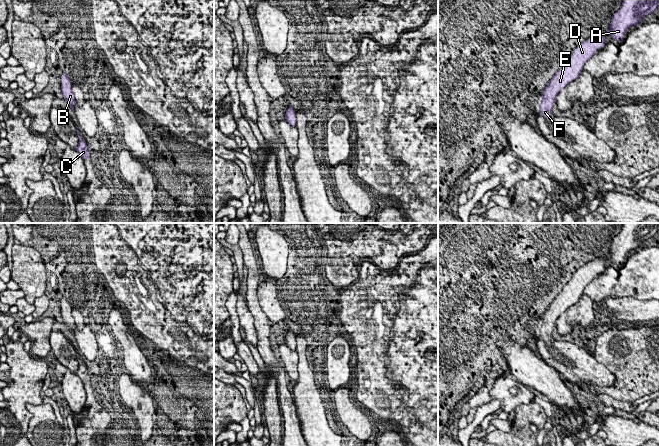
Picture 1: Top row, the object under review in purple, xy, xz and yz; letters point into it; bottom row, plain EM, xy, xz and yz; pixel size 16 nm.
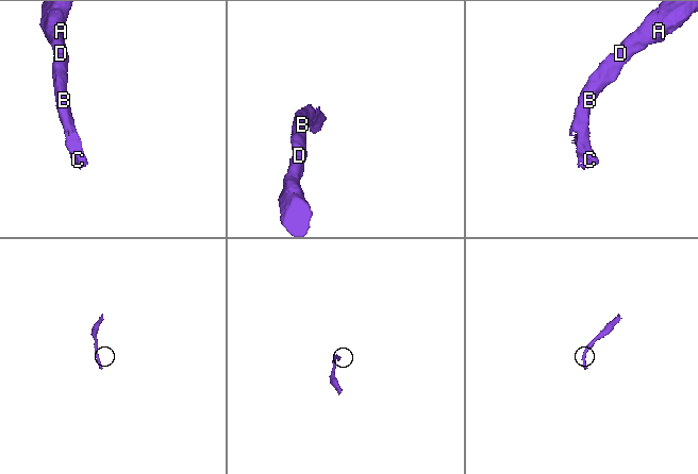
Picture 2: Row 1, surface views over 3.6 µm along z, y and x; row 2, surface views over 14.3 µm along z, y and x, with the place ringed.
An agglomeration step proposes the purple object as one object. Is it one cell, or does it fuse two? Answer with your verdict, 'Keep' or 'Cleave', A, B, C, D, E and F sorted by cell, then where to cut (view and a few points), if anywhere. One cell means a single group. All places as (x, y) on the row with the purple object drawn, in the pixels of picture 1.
Keep. Groups: A B C D E F. No split

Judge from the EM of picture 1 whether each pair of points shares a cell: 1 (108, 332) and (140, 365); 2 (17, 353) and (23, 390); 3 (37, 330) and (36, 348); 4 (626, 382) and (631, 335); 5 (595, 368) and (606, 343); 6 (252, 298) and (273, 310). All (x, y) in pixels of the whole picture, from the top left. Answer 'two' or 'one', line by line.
1: one
2: one
3: one
4: one
5: two
6: two

